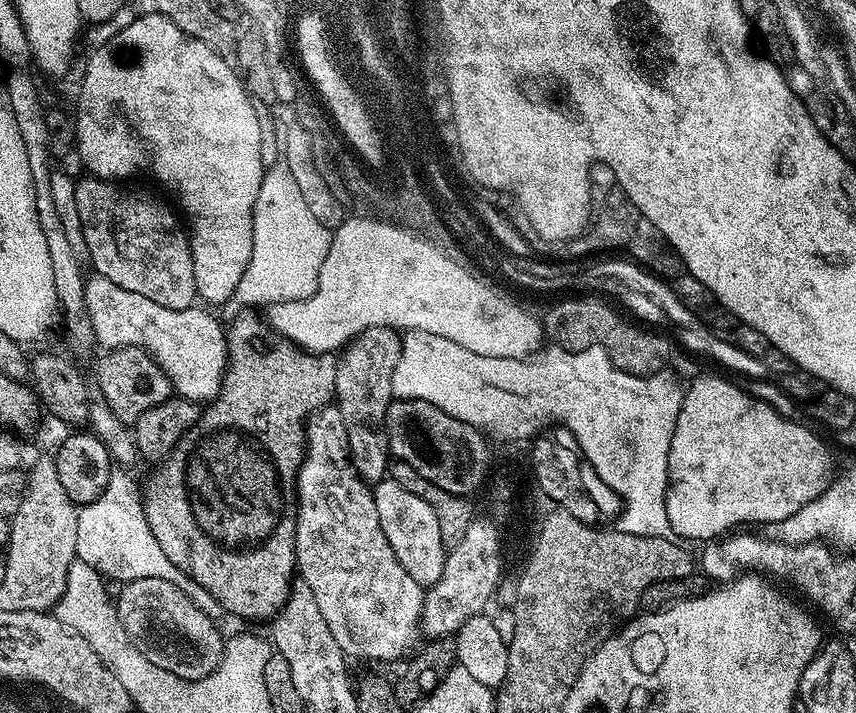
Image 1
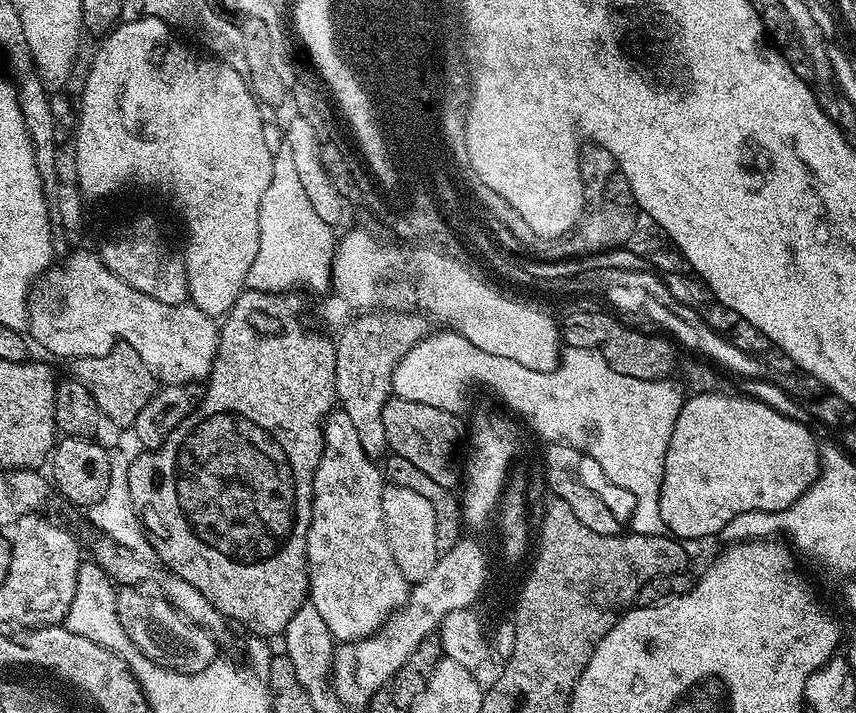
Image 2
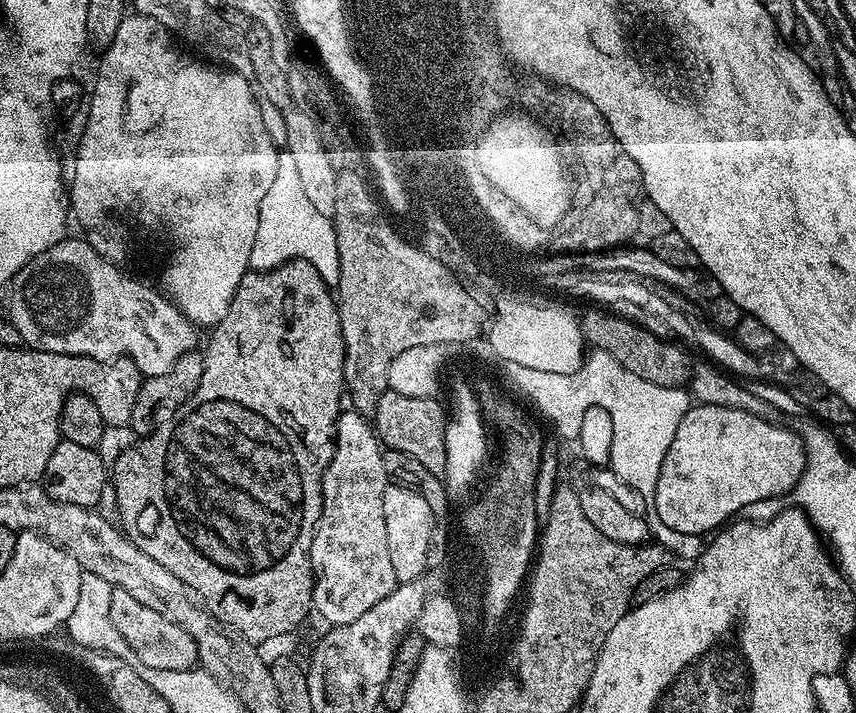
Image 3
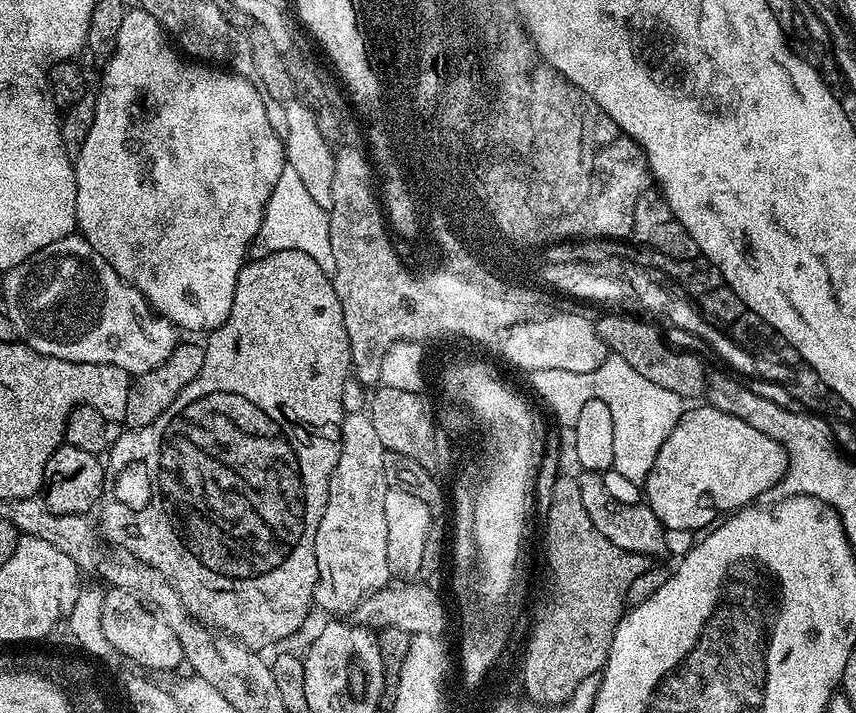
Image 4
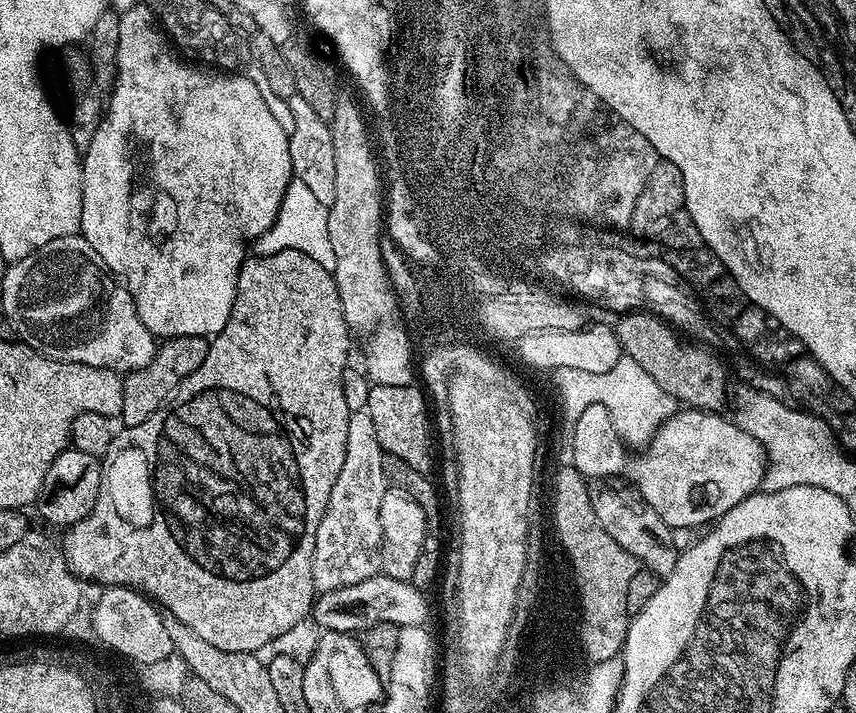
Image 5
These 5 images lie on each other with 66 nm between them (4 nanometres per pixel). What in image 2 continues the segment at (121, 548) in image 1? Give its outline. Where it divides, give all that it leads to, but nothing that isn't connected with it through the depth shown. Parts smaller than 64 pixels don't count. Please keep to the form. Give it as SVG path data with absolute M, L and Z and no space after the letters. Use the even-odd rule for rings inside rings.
M100 417L94 439L106 452L107 462L110 465L110 483L107 493L102 494L102 498L87 509L86 516L89 516L93 526L101 531L101 535L125 547L138 559L145 562L151 561L154 556L152 545L144 532L139 512L132 503L132 495L129 494L129 468L145 451L138 439L136 429L120 427L116 422Z

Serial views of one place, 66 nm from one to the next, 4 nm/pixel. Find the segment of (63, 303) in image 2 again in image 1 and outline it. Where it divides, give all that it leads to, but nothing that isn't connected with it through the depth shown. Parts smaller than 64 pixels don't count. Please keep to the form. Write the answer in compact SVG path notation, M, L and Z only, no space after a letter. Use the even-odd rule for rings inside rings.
M105 276L87 277L84 286L84 305L92 323L92 334L101 349L145 348L156 360L156 365L168 375L177 397L193 402L215 400L224 386L224 370L228 367L228 338L225 325L219 324L204 306L186 310L170 310L130 294L114 286Z

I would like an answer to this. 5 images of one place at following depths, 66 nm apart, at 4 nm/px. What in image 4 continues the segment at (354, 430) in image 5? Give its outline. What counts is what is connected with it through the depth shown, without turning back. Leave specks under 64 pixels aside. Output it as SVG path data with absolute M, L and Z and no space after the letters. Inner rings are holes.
M349 411L344 417L344 425L342 426L342 434L340 435L340 457L338 458L338 466L334 466L334 474L330 478L330 486L328 487L328 497L326 498L326 510L322 514L322 522L318 522L318 534L314 542L314 550L316 551L316 565L318 566L318 582L316 583L316 594L314 604L317 609L325 608L328 612L348 612L359 609L360 603L370 594L374 594L380 588L389 587L390 581L393 579L390 570L390 562L386 562L386 494L390 485L386 482L386 470L384 469L385 449L382 441L379 440L377 432L374 430L374 422L371 415L367 411L352 412Z

